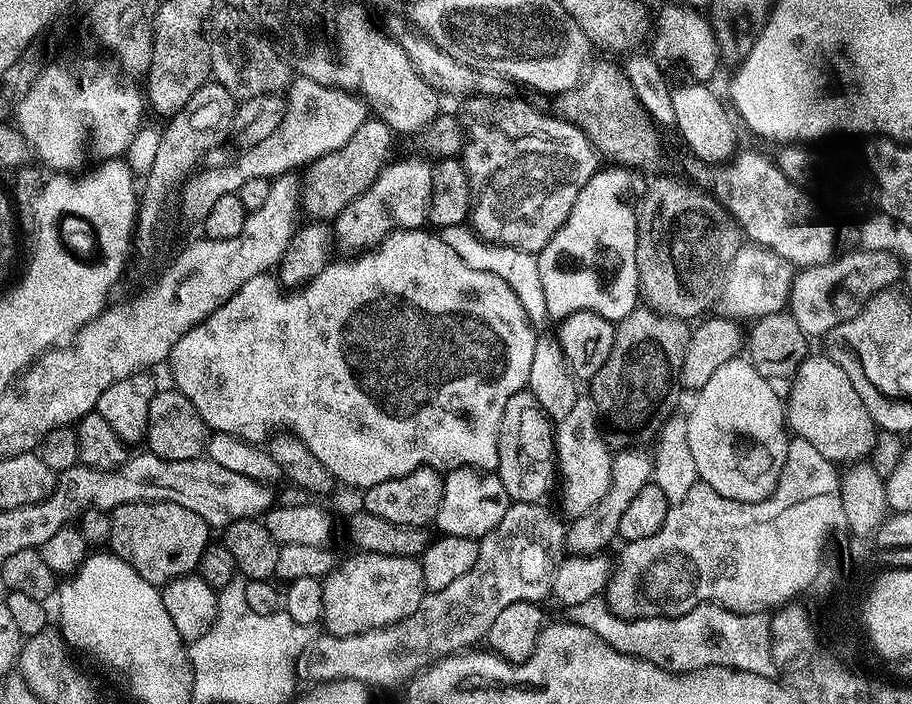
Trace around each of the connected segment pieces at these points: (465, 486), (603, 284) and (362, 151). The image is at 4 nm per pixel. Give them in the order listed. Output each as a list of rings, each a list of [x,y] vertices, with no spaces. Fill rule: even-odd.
[[[453,468],[444,476],[444,489],[442,490],[442,502],[438,506],[435,527],[440,527],[439,531],[446,536],[461,536],[462,538],[477,538],[486,535],[498,522],[502,522],[502,514],[506,514],[509,506],[506,486],[502,486],[499,475],[492,470],[477,470],[475,468]]]
[[[601,167],[582,186],[569,216],[536,256],[548,320],[559,322],[575,312],[597,312],[613,322],[626,318],[641,299],[638,269],[632,265],[636,248],[636,208],[628,205],[629,169]]]
[[[368,118],[364,121],[364,124],[358,127],[358,130],[355,130],[354,136],[350,138],[350,140],[346,142],[344,146],[342,146],[340,149],[333,150],[333,152],[326,153],[326,155],[320,156],[318,159],[308,164],[307,167],[303,169],[302,173],[304,173],[304,180],[302,176],[302,183],[299,185],[298,188],[298,196],[299,199],[302,201],[303,211],[305,208],[305,210],[308,211],[310,215],[312,215],[309,217],[311,217],[313,221],[321,221],[321,222],[335,221],[337,214],[342,210],[346,210],[346,206],[350,206],[350,202],[354,202],[354,198],[358,198],[359,196],[361,196],[361,194],[363,194],[365,190],[367,190],[368,187],[371,186],[373,182],[376,181],[376,179],[378,178],[378,174],[381,172],[382,169],[384,169],[385,164],[389,163],[390,157],[393,155],[393,153],[391,154],[392,139],[394,139],[394,133],[392,129],[384,125],[384,123],[382,123],[381,120],[375,118]]]

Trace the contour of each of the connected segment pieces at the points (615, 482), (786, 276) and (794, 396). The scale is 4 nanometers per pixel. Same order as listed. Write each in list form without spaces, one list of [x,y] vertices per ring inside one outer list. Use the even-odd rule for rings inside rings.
[[[616,452],[612,458],[612,481],[598,506],[586,514],[575,517],[566,528],[566,548],[569,553],[578,556],[594,556],[605,551],[604,547],[617,539],[622,513],[634,500],[638,490],[642,490],[654,476],[654,464],[644,452]]]
[[[744,242],[731,257],[724,276],[724,289],[715,303],[715,315],[728,319],[757,320],[762,315],[783,311],[789,303],[794,266],[786,258],[758,243]],[[772,282],[776,292],[769,292]]]
[[[807,356],[798,366],[796,375],[791,377],[790,384],[792,389],[789,390],[788,396],[786,392],[786,424],[799,439],[810,442],[810,446],[818,449],[818,454],[833,462],[860,462],[871,453],[878,435],[877,421],[872,419],[872,413],[860,397],[860,391],[850,382],[846,370],[834,363],[831,356]]]

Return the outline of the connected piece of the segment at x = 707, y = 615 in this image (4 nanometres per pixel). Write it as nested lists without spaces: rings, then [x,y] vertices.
[[[603,595],[595,596],[594,598],[586,598],[586,602],[578,602],[578,606],[570,606],[566,609],[567,623],[577,624],[586,630],[591,630],[593,634],[598,634],[598,638],[602,638],[602,642],[606,642],[610,646],[614,646],[614,650],[618,650],[627,656],[639,656],[641,660],[656,664],[660,668],[665,668],[668,672],[683,672],[685,669],[694,668],[737,668],[743,672],[750,674],[758,674],[767,680],[776,680],[781,675],[780,667],[774,662],[774,654],[772,653],[772,625],[769,617],[763,612],[732,612],[730,609],[721,606],[719,603],[713,602],[710,604],[698,604],[694,610],[690,610],[681,616],[666,617],[659,616],[658,618],[650,618],[649,620],[623,620],[618,618],[608,608],[607,599]]]

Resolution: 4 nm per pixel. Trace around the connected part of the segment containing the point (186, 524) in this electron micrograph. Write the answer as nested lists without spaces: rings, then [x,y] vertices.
[[[169,500],[138,501],[111,509],[112,525],[108,544],[146,582],[163,586],[179,576],[197,571],[204,549],[210,543],[210,526],[194,510],[171,504]]]

